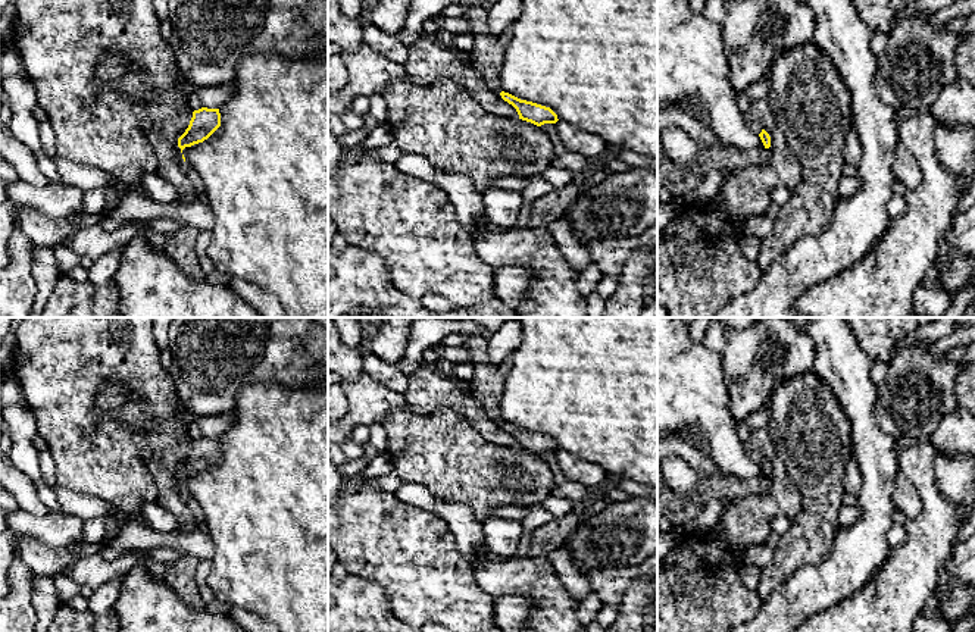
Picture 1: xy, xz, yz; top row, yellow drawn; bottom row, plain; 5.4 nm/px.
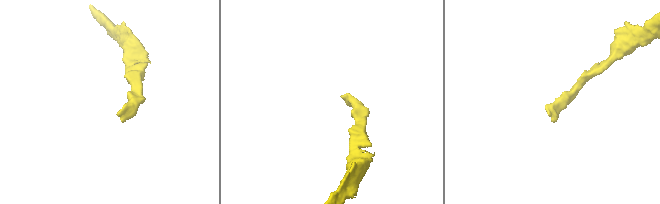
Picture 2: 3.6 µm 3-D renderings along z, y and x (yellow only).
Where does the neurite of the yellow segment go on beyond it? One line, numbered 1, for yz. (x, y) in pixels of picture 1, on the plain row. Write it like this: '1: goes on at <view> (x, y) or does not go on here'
1: goes on at yz (756, 456)

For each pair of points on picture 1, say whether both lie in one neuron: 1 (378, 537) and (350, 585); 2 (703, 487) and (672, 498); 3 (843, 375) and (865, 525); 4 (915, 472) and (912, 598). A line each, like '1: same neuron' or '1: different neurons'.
1: different neurons
2: same neuron
3: same neuron
4: same neuron

